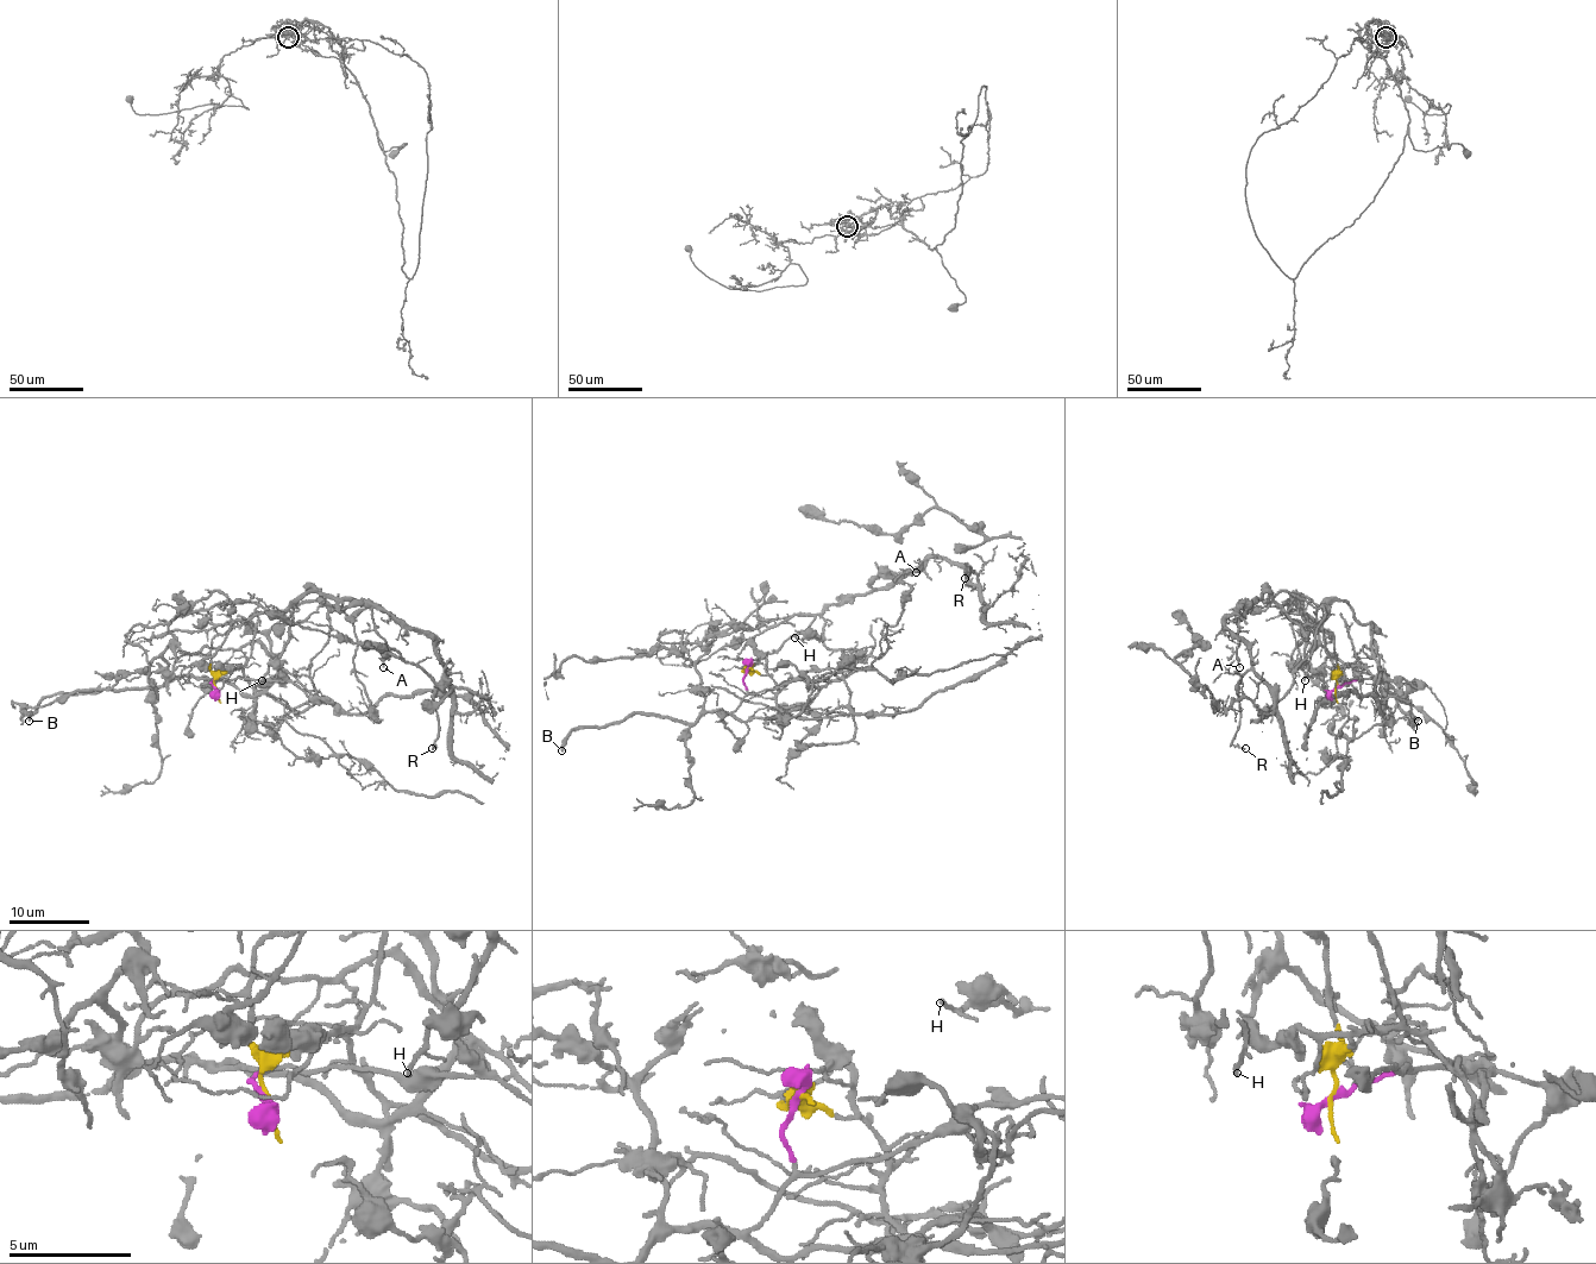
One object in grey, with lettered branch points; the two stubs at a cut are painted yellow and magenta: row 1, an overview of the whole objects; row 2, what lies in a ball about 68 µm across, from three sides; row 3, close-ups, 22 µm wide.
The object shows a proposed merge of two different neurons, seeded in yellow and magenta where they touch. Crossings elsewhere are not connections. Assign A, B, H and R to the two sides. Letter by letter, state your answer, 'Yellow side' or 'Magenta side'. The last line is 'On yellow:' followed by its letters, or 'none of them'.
A: Yellow side
B: Magenta side
H: Yellow side
R: Yellow side
On yellow: A, H, R

